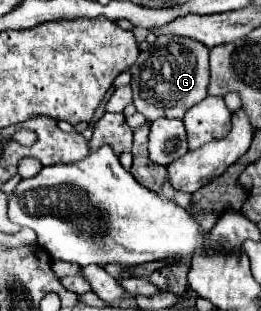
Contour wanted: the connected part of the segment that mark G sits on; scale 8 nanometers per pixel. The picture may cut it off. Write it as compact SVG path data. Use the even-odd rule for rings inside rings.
M158 36L156 44L140 52L132 66L132 92L136 110L150 122L162 116L182 118L196 102L206 96L208 86L208 48L182 36Z

